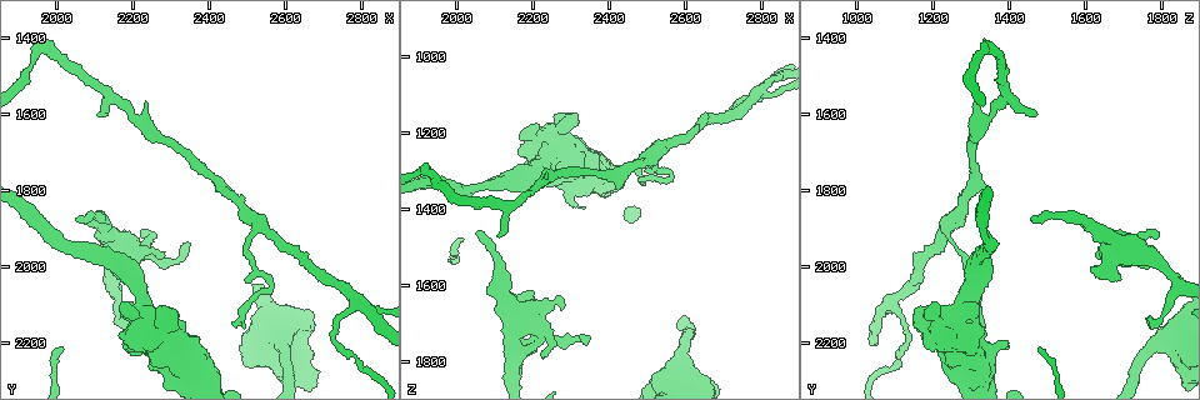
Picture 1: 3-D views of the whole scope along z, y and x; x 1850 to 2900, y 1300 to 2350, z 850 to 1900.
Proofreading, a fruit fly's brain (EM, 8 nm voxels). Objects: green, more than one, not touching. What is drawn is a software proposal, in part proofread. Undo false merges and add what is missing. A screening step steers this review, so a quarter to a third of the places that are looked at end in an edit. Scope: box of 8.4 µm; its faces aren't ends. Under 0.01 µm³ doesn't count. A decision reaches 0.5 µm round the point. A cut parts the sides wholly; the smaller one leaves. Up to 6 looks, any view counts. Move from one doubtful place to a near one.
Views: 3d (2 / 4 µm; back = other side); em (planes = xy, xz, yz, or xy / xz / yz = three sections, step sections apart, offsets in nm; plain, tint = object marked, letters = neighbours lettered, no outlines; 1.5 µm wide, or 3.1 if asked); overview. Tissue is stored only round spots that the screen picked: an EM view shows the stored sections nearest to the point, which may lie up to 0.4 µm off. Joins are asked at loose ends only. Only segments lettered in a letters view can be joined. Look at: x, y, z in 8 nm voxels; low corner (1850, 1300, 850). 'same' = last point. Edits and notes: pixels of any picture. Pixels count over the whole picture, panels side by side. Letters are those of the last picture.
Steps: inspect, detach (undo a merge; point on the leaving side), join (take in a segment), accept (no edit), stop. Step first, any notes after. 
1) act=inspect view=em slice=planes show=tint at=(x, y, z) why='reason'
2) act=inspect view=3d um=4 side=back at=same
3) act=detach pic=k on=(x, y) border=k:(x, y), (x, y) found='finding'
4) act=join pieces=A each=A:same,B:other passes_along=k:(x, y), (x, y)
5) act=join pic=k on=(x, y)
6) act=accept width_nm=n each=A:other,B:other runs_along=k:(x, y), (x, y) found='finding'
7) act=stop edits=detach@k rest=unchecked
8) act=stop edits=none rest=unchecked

act=inspect view=3d um=4 side=back at=(2790, 2090, 1105) why='looks like a crossing'

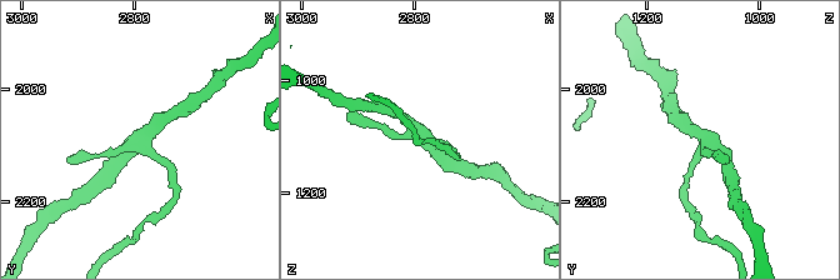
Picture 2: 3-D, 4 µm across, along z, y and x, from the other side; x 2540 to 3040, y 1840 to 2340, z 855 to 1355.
act=inspect view=em slice=planes show=plain at=(2780, 2095, 1100)

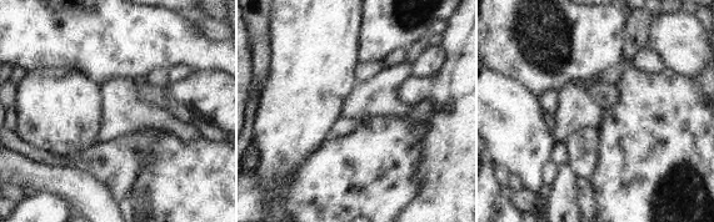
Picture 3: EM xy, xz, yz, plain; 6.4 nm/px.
act=inspect view=em slice=planes show=letters at=same

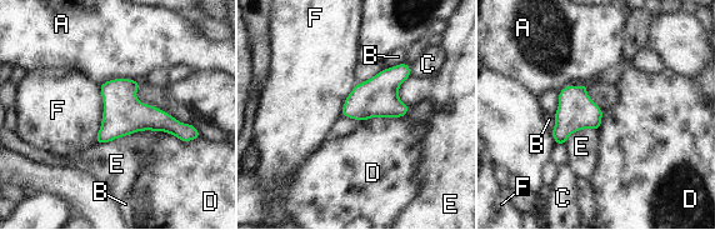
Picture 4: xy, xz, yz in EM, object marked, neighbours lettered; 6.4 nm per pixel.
act=accept each=A:other,B:other,C:other,D:other,E:other,F:other border=4:(99, 85), (103, 119), (94, 143) found='one neuron here'

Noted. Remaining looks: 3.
act=inspect view=3d um=2 at=(2160, 2140, 1790) why='abrupt turn'

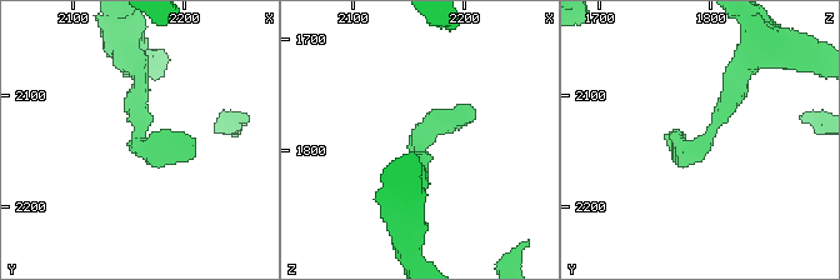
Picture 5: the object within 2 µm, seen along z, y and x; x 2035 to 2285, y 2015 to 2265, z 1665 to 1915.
act=inspect view=em slice=planes show=letters at=(2158, 2144, 1790)

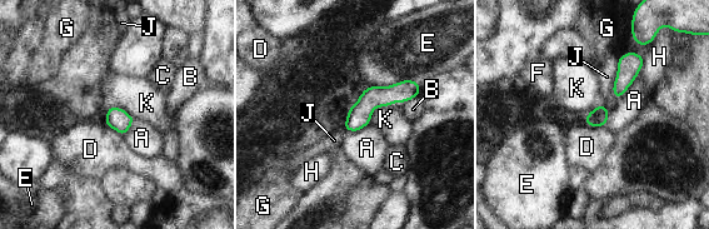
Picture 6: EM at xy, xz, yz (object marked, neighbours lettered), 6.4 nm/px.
act=accept width_nm=120 each=A:other,B:other,C:other,D:other,E:other,F:other,G:other,H:other,J:other,K:other found='one neuron here'

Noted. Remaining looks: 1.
act=stop edits=none rest=unchecked

